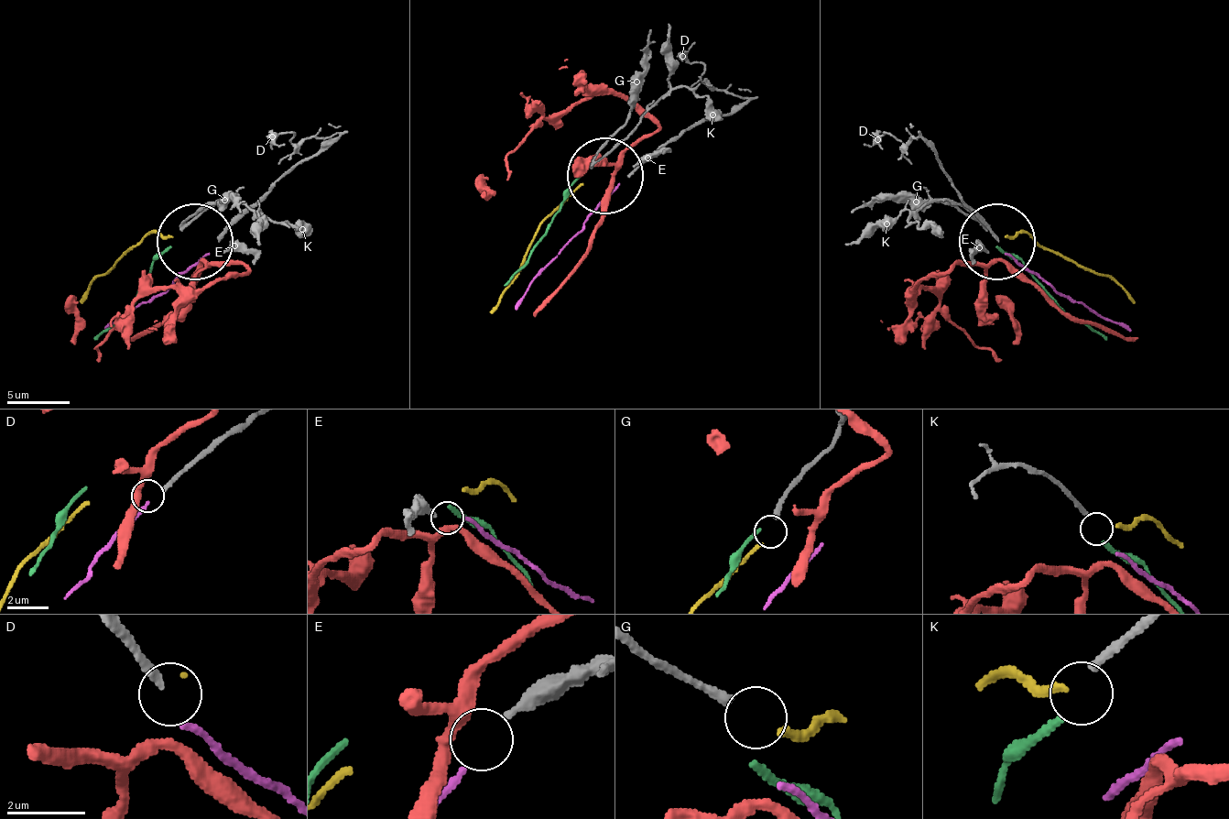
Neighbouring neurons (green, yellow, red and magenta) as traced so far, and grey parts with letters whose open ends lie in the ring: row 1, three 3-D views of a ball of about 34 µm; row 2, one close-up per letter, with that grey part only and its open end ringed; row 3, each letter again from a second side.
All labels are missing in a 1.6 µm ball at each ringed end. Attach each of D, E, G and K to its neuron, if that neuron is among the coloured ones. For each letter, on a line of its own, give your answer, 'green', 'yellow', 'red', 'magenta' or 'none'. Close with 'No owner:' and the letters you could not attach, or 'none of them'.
D: none
E: magenta
G: yellow
K: green
No owner: D

